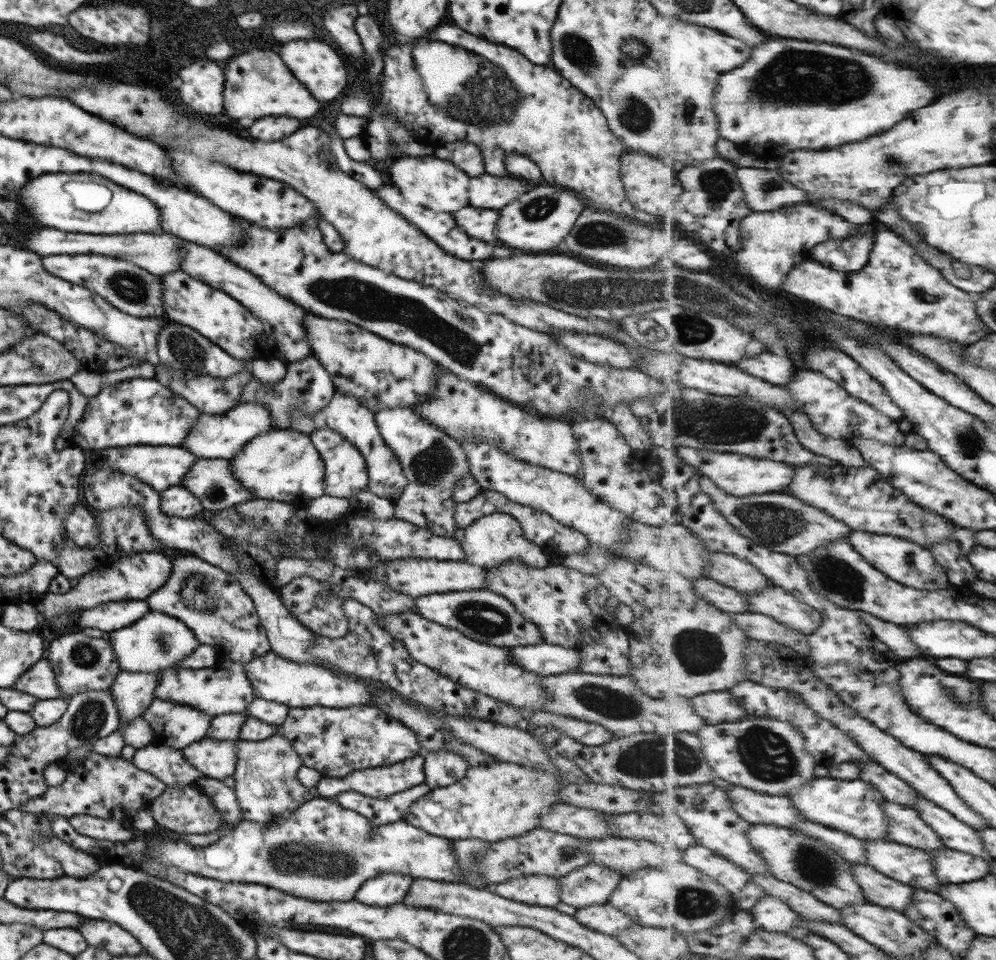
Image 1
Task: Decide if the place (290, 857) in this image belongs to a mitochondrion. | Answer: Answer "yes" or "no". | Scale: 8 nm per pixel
yes

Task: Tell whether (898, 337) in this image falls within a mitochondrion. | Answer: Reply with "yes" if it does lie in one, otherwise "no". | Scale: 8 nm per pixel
no

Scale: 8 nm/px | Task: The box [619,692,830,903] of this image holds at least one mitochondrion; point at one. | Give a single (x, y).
(766, 756)

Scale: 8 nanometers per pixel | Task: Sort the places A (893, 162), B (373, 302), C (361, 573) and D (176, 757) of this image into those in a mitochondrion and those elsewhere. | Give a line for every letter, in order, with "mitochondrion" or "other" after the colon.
A: mitochondrion
B: mitochondrion
C: other
D: other

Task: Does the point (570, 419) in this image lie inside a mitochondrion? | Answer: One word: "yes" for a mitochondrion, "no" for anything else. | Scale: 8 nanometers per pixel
no

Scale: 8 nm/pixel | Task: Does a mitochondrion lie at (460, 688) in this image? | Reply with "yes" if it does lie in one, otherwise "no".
no

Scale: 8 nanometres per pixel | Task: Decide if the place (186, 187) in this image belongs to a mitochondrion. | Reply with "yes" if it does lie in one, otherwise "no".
no

